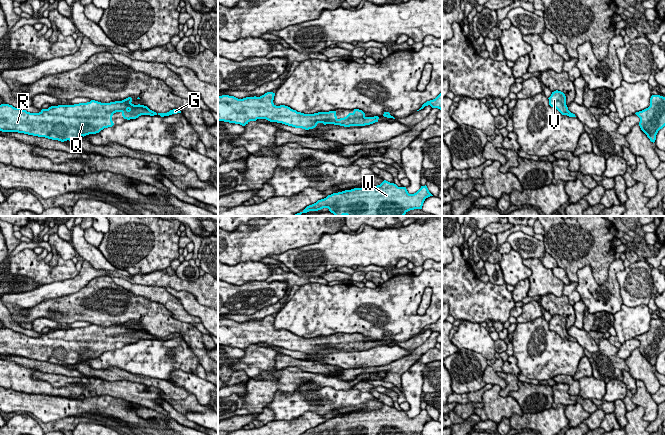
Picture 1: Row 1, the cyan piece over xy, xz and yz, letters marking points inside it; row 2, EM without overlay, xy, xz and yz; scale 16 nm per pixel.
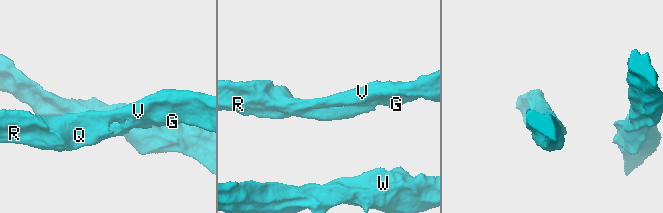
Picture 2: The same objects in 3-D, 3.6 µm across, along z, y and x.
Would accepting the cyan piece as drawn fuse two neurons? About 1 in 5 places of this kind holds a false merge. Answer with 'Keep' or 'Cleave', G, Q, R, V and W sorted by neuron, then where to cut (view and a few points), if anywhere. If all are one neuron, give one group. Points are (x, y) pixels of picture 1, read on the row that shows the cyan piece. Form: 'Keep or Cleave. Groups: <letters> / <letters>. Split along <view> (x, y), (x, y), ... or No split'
Keep. Groups: G Q R V W. No split

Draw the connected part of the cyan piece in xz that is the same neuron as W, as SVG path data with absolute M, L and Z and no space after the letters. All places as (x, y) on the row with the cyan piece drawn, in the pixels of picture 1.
M384 180L377 186L333 193L294 216L323 208L328 208L335 216L404 216L410 210L422 209L425 199L430 196L433 195L426 185L409 194L406 187Z

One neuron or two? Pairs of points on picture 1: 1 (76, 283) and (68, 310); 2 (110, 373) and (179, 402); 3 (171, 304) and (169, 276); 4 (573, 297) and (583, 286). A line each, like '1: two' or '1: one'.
1: two
2: one
3: two
4: two

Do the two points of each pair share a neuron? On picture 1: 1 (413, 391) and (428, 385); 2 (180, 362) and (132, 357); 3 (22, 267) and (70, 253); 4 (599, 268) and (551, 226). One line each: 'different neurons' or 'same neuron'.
1: different neurons
2: same neuron
3: different neurons
4: same neuron

